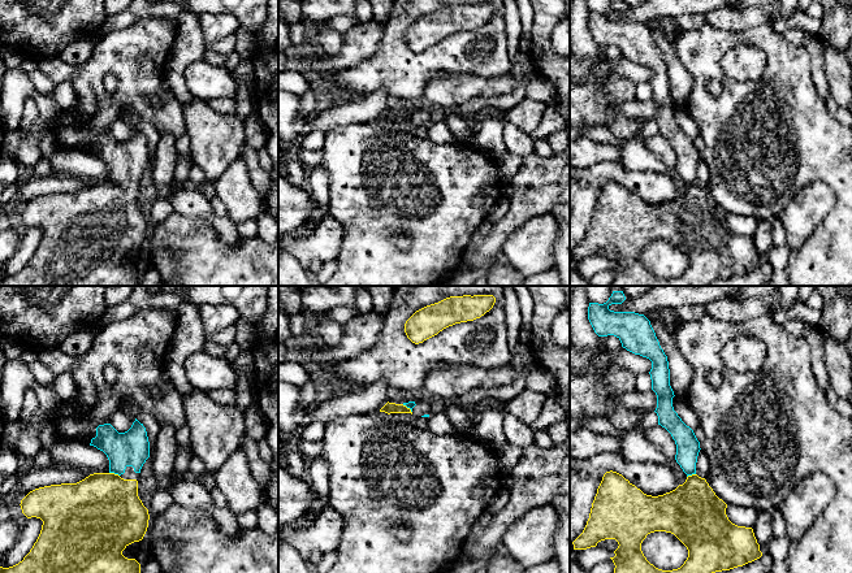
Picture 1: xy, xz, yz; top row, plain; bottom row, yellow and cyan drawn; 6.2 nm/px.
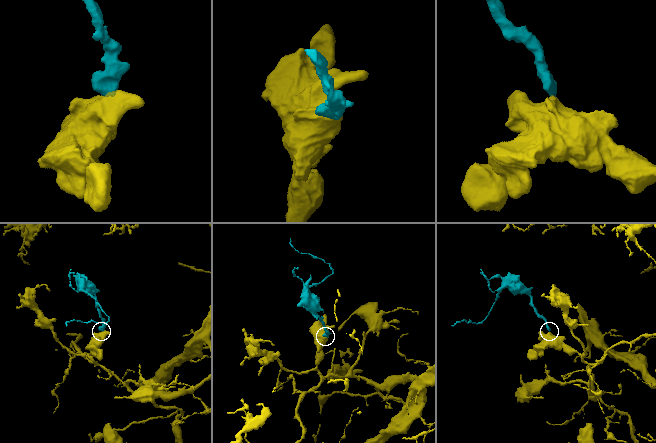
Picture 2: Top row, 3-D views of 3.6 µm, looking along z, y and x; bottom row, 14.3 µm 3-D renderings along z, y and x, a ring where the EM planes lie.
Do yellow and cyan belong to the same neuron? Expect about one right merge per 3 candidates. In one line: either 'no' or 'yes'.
yes

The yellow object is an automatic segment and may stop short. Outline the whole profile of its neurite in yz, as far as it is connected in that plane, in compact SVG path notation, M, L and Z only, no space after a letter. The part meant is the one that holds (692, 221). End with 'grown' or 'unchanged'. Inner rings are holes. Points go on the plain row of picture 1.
M613 0L606 12L589 12L588 29L598 45L614 44L620 49L623 57L652 70L652 78L649 83L652 88L652 99L657 104L657 117L654 121L658 125L658 134L665 136L675 149L675 169L687 183L687 188L683 194L679 194L670 201L652 205L644 203L622 183L613 179L606 181L597 197L587 234L583 242L572 251L574 259L587 259L596 256L601 249L615 248L619 255L614 260L615 265L610 266L615 274L611 286L708 286L712 282L730 279L760 268L762 265L762 261L760 260L760 253L757 252L753 238L732 233L726 223L727 213L715 204L705 187L701 187L696 183L697 165L701 159L700 151L697 149L693 139L687 135L674 120L672 107L675 104L670 95L670 78L667 65L659 55L650 30L644 23L635 21L614 21L609 18L611 13L622 13L624 9L626 5L623 0ZM654 240L671 242L687 256L688 266L680 277L672 279L662 279L646 269L641 260L641 252L648 243Z | grown

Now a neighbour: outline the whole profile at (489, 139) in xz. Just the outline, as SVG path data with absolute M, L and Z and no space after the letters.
M486 113L480 116L480 130L475 134L472 147L492 159L506 153L503 143L503 123Z

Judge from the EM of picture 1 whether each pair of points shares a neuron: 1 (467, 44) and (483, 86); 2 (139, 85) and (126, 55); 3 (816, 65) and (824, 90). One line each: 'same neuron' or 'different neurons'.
1: different neurons
2: same neuron
3: same neuron

